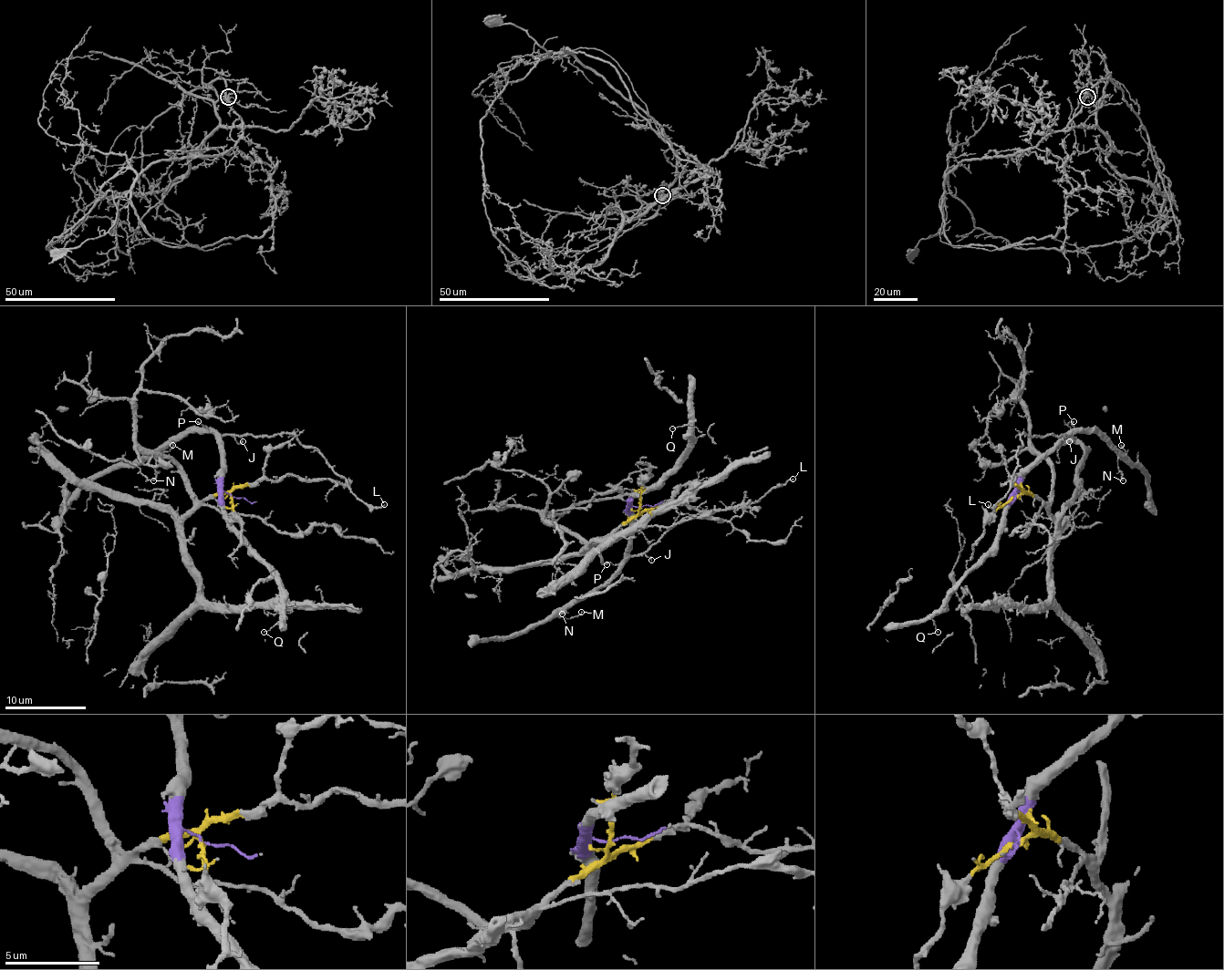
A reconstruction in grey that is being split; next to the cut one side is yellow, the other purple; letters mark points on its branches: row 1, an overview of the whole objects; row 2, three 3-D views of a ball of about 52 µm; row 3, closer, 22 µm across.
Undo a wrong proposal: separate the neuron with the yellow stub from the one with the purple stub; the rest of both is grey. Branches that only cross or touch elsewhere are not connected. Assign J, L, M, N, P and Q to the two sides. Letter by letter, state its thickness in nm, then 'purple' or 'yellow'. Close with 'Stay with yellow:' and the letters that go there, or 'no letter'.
J: calibre 110 nm; purple
L: calibre 120 nm; purple
M: calibre 120 nm; purple
N: calibre 190 nm; purple
P: calibre 130 nm; purple
Q: calibre 80 nm; purple
Stay with yellow: no letter

